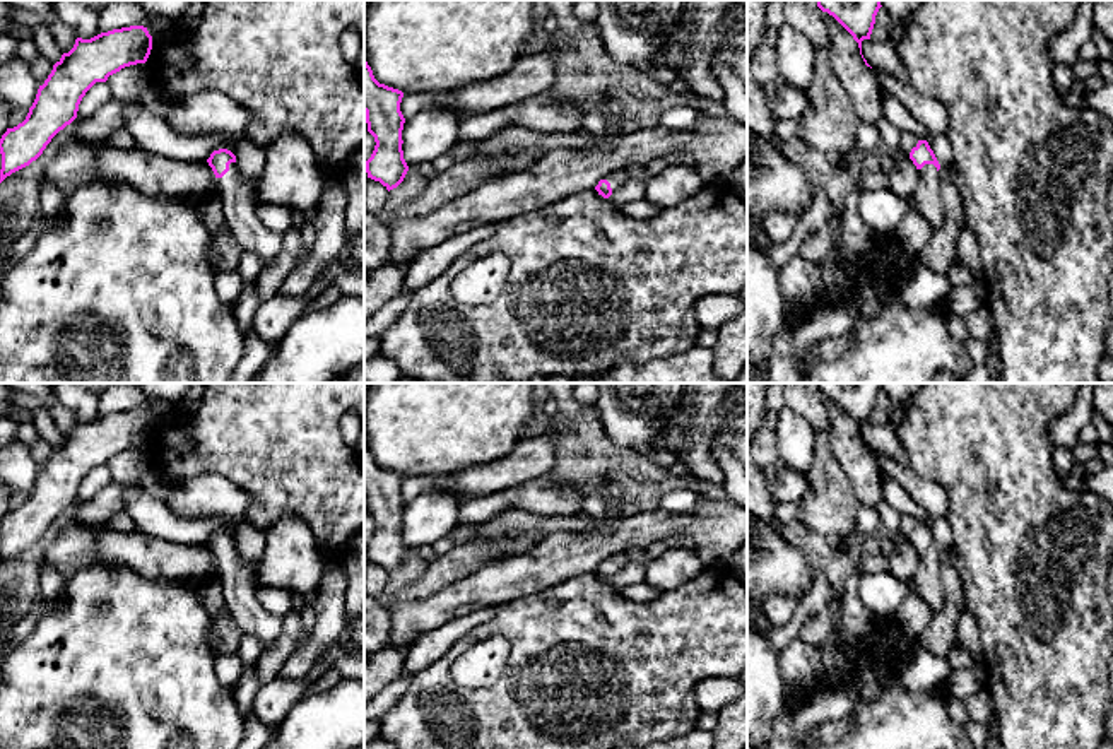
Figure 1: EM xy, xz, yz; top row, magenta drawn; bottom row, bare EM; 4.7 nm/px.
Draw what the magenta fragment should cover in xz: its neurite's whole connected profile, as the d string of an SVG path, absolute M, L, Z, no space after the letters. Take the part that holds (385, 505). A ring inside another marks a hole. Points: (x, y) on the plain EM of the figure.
M364 441L364 496L368 515L374 520L374 534L364 546L368 561L380 564L388 575L397 571L409 549L402 534L405 501L400 494L403 475L380 467Z

